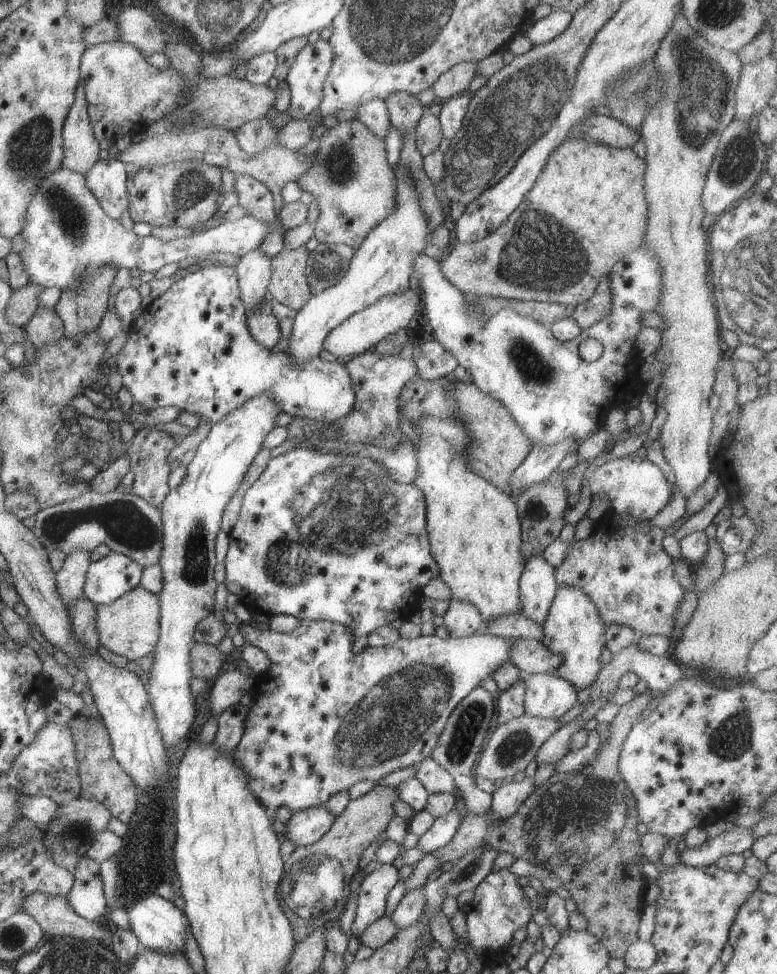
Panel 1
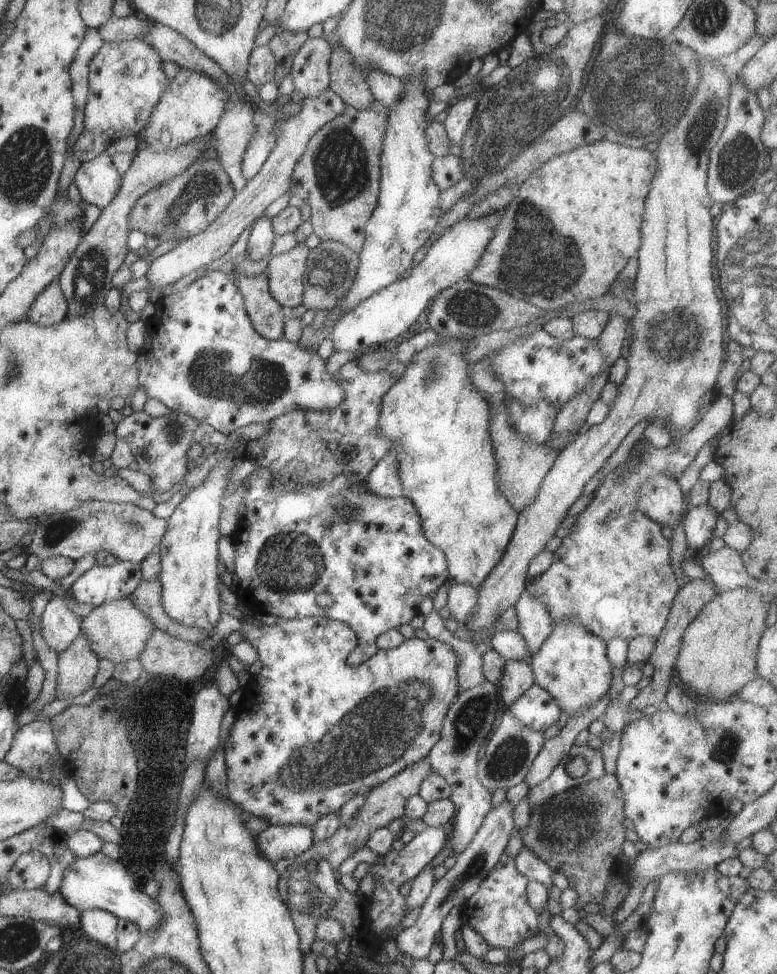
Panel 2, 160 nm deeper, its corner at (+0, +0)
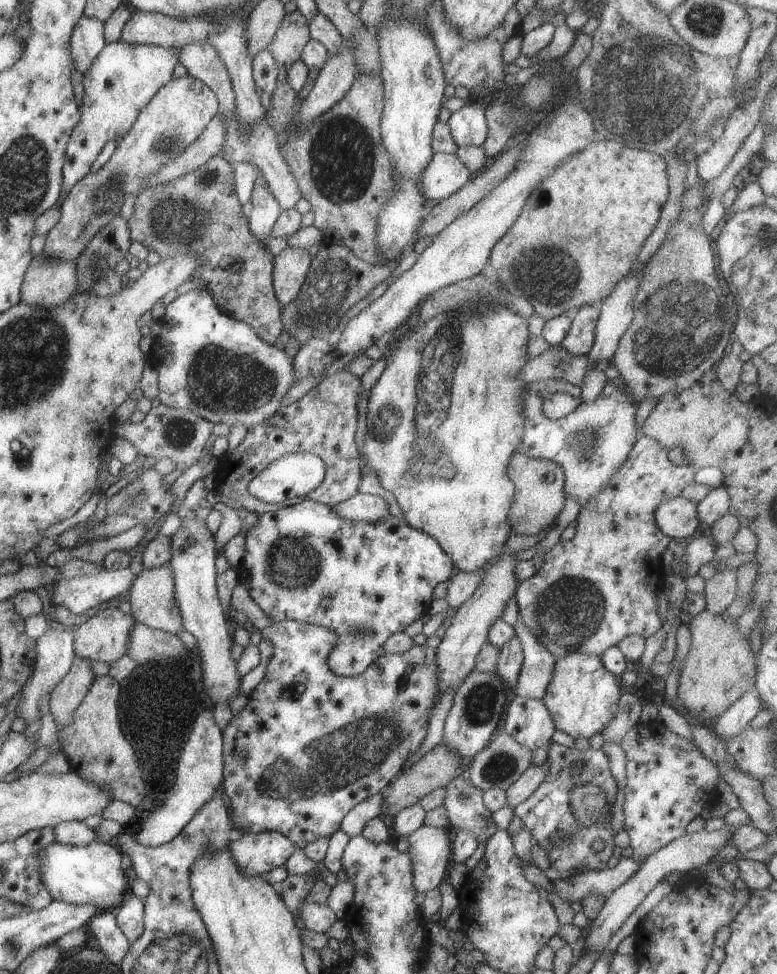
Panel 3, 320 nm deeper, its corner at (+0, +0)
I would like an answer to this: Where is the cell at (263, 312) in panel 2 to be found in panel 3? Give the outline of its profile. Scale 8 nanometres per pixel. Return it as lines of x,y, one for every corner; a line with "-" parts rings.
222,156
212,157
206,164
200,165
196,170
189,172
181,177
176,177
174,180
158,183
157,185
152,185
151,187
146,187
135,199
134,202
134,211
127,221
130,229
130,238
131,242
139,242
143,246
147,247
149,250
156,251
160,256
166,257
173,252
178,252
182,247
186,248
188,252
193,253
200,257
200,261
197,262
196,272
194,272
190,280
194,280
198,284
198,289
208,291
214,299
214,304
218,305
218,308
229,314
232,318
236,320
245,322
249,324
255,331
256,334
269,345
274,345
276,339
282,331
284,330
282,315
283,306
281,302
276,298
275,290
273,289
273,262
275,256
272,255
266,249
266,242
262,242
251,230
249,227
249,222
247,219
246,212
243,210
243,206
240,204
240,201
237,199
234,187
233,187
233,165
224,159

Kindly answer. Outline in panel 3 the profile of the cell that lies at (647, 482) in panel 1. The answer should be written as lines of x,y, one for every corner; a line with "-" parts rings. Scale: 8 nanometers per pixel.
680,496
664,501
655,509
658,528
676,542
686,543
701,534
697,503

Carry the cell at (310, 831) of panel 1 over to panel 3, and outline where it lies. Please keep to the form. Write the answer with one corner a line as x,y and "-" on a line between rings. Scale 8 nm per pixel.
274,831
244,833
235,841
229,841
227,849
239,869
249,877
260,877
272,868
284,866
296,851
287,836

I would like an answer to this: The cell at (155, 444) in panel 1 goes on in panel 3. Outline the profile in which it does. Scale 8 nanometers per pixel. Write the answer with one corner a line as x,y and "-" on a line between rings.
160,403
145,415
140,423
114,422
114,436
130,441
137,448
138,454
144,455
150,461
169,458
181,472
188,470
200,459
206,442
212,438
213,423
191,410
175,409

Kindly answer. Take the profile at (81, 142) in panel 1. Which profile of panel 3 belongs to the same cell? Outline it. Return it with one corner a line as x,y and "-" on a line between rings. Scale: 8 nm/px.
83,14
73,27
69,40
69,52
77,70
83,74
91,67
92,61
107,43
104,23
100,19

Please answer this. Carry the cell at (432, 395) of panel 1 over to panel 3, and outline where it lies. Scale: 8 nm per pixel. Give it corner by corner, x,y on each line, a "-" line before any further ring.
516,450
511,456
507,475
515,486
514,498
508,515
512,534
536,536
542,530
549,531
562,512
567,499
563,493
565,481
563,468
549,460
528,458

